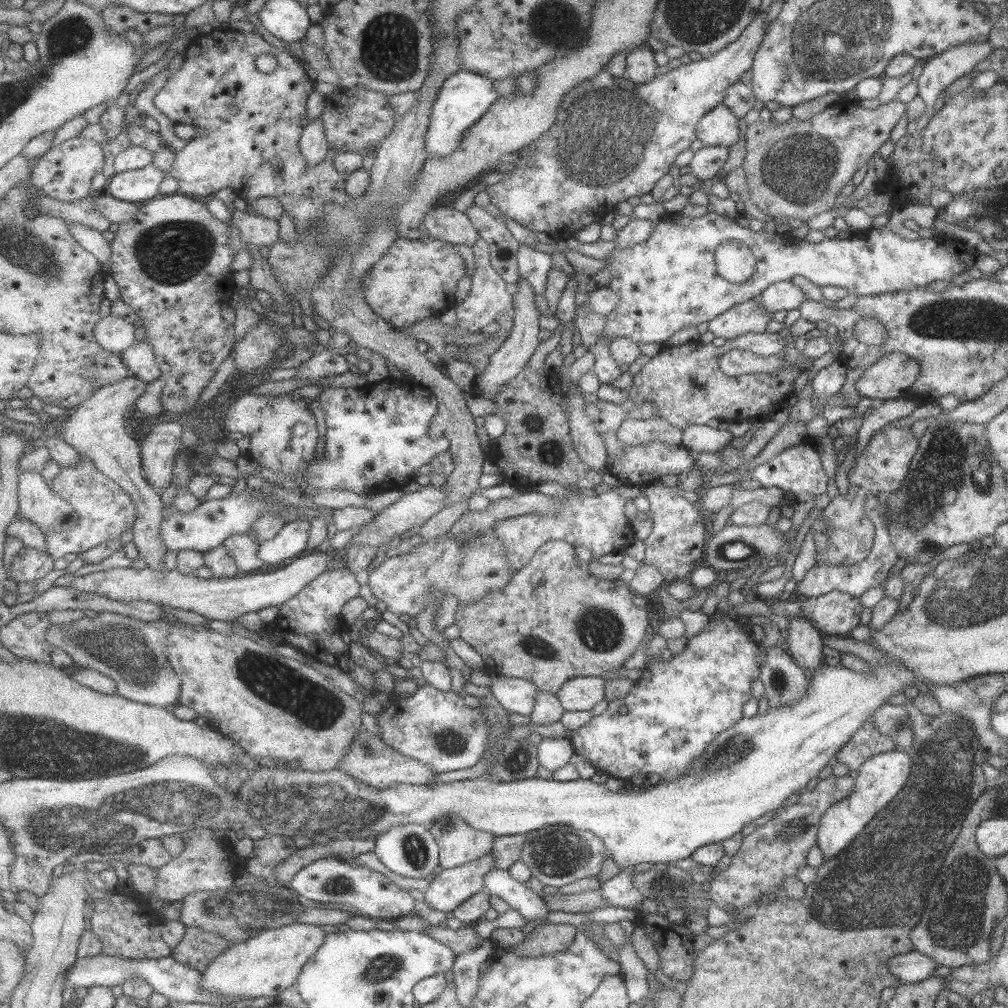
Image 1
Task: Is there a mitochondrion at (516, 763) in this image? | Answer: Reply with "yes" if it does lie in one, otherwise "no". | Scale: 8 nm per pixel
yes

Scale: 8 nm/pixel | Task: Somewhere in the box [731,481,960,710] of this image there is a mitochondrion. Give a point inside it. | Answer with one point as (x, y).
(921, 510)

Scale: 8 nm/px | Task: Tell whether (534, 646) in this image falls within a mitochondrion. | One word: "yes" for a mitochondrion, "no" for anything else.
yes

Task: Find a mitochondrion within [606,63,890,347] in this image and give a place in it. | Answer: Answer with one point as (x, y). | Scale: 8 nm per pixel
(800, 170)

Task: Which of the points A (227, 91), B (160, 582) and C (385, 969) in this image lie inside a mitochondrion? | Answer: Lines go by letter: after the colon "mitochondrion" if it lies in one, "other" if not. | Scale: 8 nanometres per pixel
A: other
B: other
C: mitochondrion

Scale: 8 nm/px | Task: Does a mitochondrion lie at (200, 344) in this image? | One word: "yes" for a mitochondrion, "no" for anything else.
no

